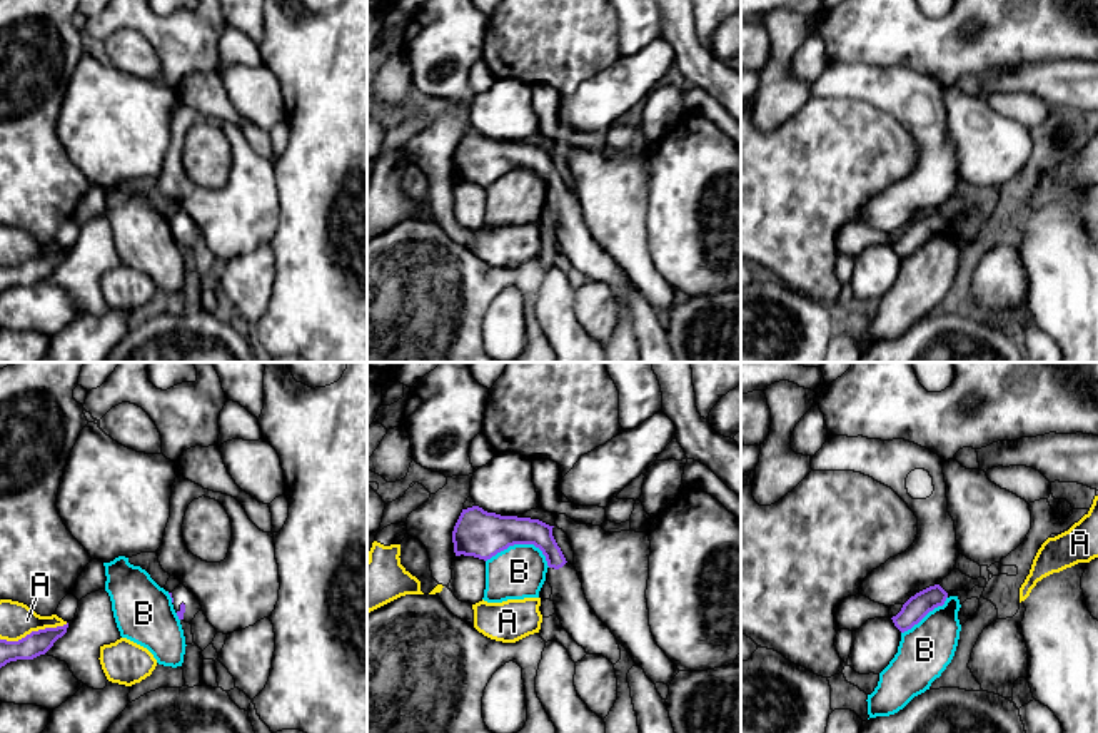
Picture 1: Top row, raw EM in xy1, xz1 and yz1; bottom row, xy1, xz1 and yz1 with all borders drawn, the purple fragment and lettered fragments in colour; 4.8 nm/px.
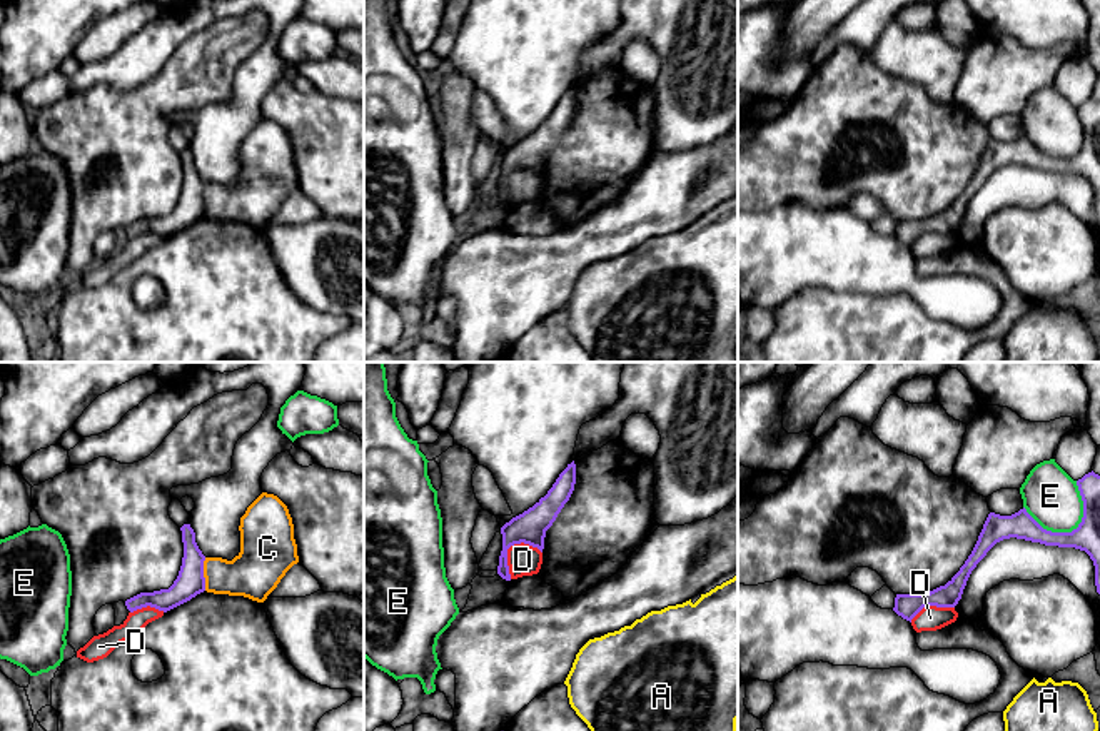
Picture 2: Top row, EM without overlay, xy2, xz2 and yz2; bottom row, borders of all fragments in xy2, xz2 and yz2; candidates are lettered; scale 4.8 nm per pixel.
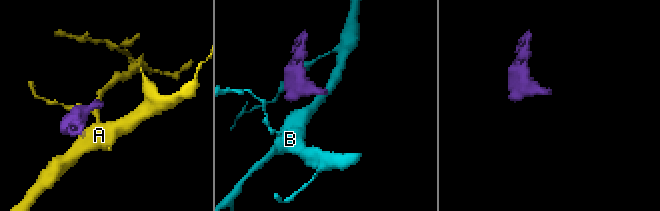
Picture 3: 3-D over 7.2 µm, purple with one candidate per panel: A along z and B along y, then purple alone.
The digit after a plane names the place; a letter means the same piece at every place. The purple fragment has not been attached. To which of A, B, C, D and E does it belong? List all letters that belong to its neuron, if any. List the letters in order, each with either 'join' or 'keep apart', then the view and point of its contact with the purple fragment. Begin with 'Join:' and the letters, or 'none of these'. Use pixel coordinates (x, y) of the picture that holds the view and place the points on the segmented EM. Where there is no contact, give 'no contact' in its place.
Join: none of these
A: keep apart; meets purple in xy1 at (34, 631)
B: keep apart; meets purple in xz1 at (521, 543)
C: keep apart; meets purple in xy2 at (202, 574)
D: keep apart; meets purple in xz2 at (508, 548)
E: keep apart; meets purple in yz2 at (1055, 533)

